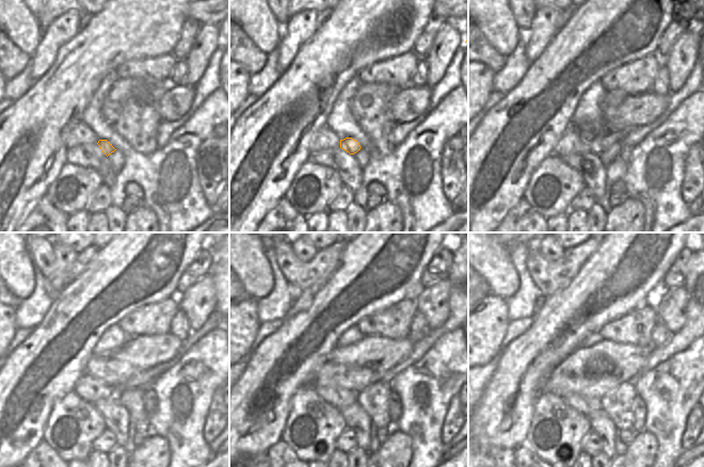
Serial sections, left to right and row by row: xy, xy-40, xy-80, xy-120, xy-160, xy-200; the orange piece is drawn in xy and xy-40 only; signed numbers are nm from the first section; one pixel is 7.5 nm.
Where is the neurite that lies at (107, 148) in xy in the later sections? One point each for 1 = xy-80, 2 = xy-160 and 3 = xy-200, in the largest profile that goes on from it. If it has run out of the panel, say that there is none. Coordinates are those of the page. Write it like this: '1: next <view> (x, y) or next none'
1: next xy-80 (603, 141)
2: next xy-160 (419, 349)
3: next xy-200 (685, 337)

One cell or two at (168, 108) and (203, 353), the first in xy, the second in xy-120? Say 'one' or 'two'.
two

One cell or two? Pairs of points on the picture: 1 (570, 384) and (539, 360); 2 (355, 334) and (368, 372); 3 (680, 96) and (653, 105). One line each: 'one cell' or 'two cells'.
1: two cells
2: two cells
3: two cells

